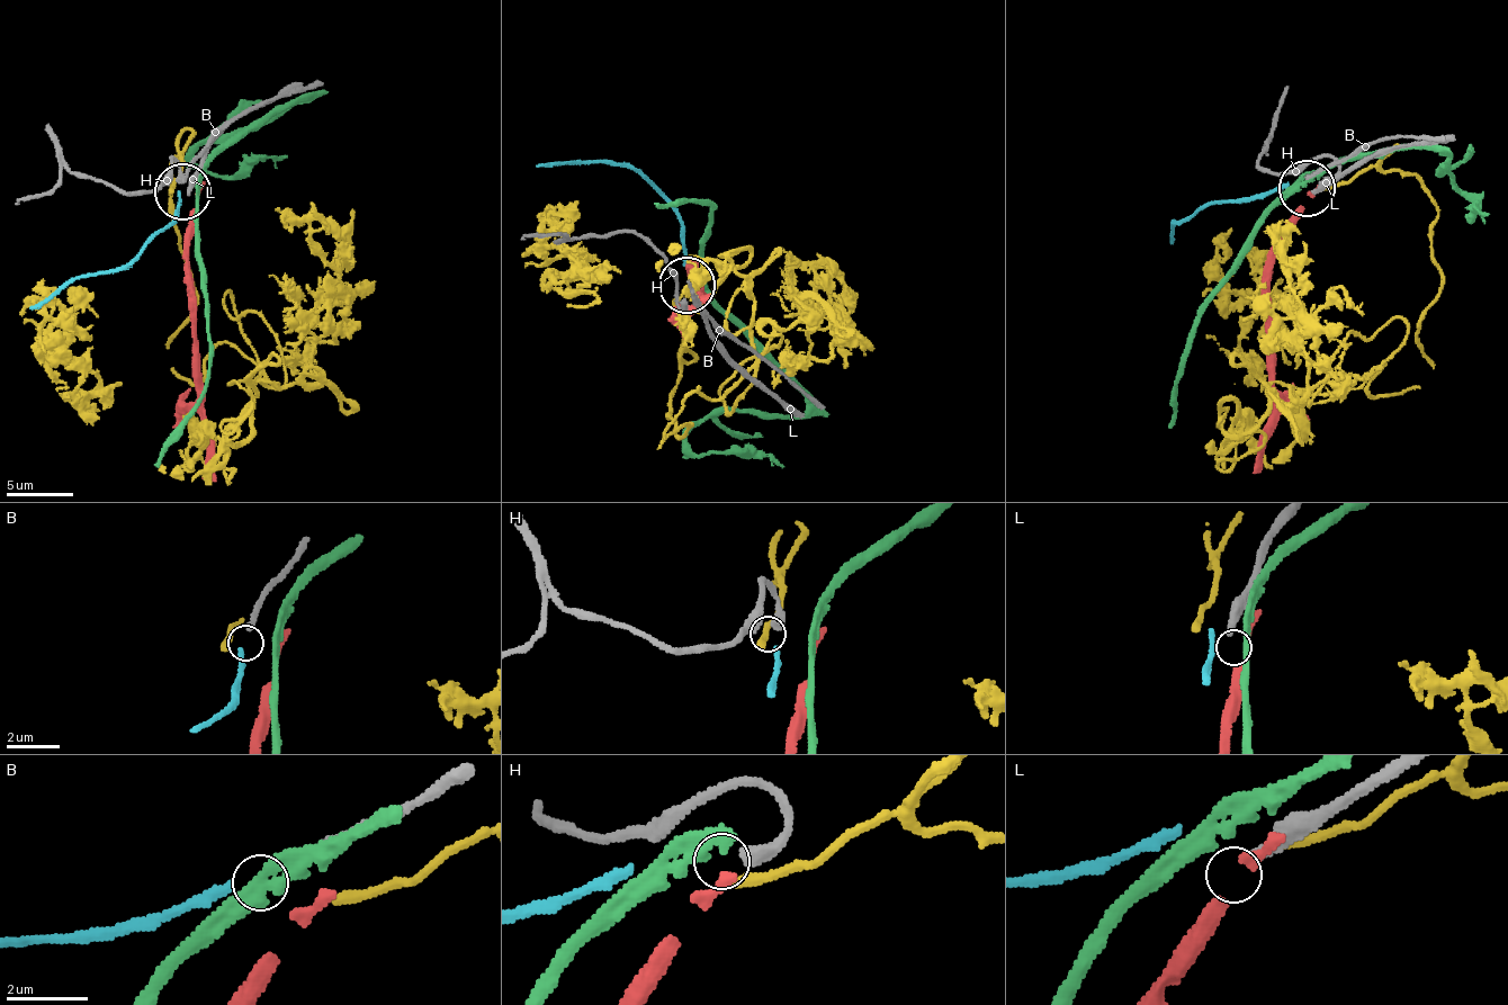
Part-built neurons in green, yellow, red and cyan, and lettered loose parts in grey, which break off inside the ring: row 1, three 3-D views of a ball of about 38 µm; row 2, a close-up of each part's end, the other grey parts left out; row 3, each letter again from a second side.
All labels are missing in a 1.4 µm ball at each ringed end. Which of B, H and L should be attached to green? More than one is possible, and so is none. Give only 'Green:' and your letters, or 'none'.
Green: none

